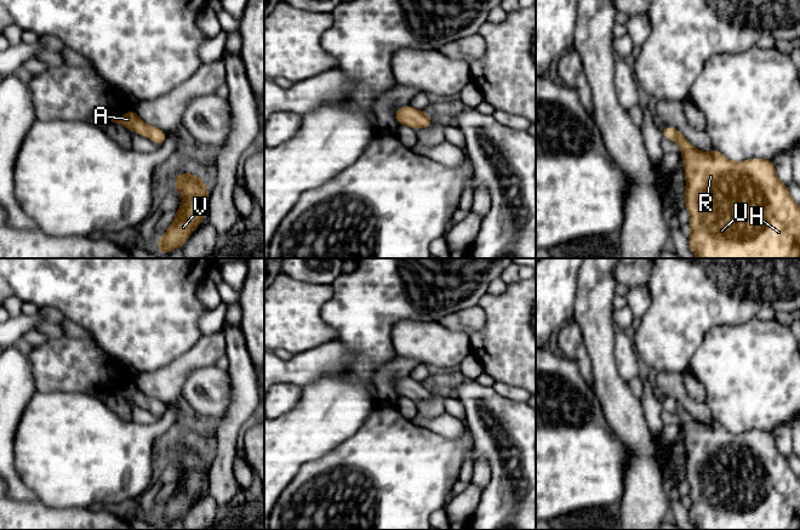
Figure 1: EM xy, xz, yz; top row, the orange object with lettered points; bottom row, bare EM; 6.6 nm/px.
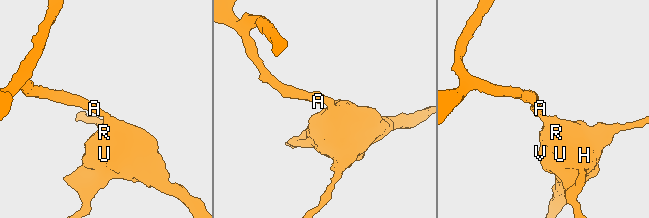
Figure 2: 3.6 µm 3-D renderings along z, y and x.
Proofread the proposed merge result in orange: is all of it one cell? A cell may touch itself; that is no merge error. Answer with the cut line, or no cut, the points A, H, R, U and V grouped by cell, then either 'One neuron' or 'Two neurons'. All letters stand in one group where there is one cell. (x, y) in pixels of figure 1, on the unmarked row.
No split. Groups: A H R U V. One neuron

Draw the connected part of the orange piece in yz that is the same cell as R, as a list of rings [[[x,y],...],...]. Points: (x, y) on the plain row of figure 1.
[[[664,397],[663,410],[678,415],[685,443],[685,479],[690,485],[688,519],[696,530],[800,530],[800,477],[790,468],[788,457],[776,445],[773,433],[753,429],[730,433],[715,418],[708,426],[696,421],[681,403]]]

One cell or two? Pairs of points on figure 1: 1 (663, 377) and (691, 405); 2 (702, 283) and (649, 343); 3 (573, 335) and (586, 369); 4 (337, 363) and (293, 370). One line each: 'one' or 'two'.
1: one
2: one
3: one
4: one

